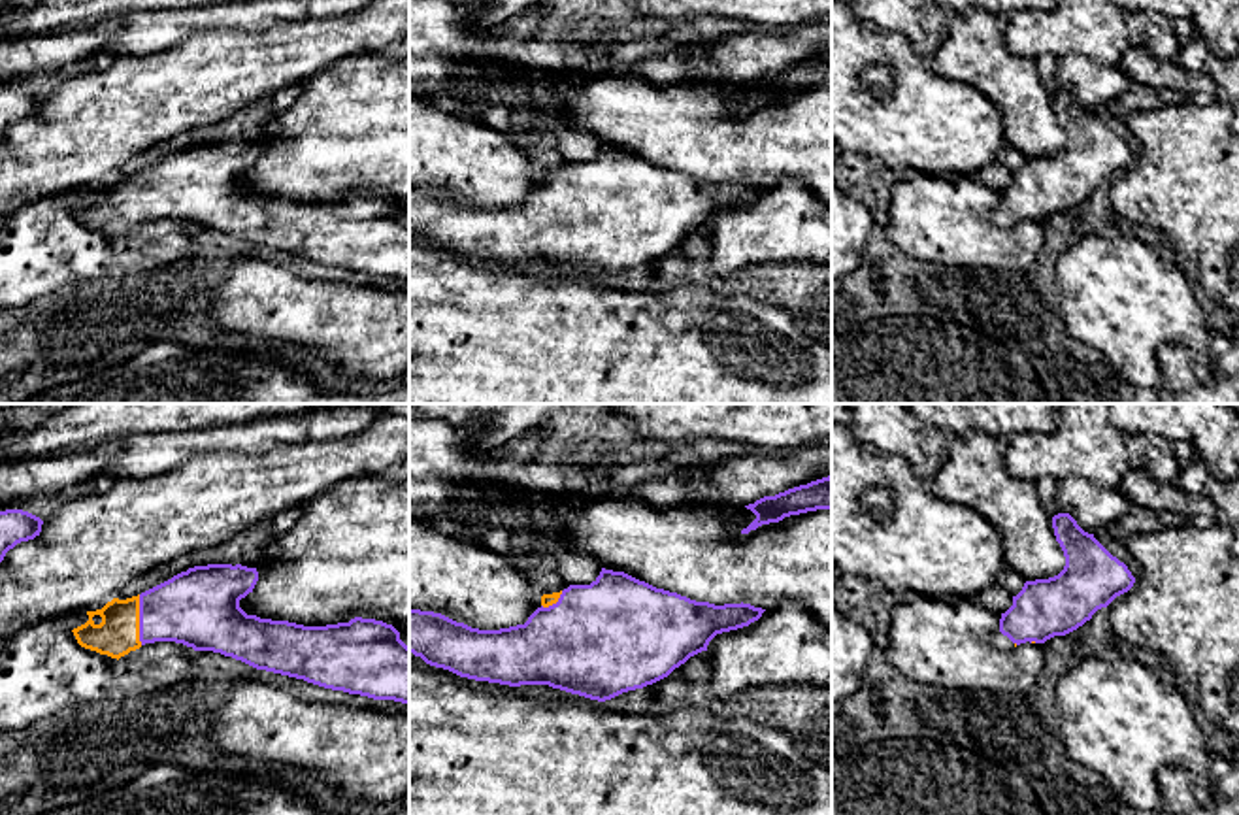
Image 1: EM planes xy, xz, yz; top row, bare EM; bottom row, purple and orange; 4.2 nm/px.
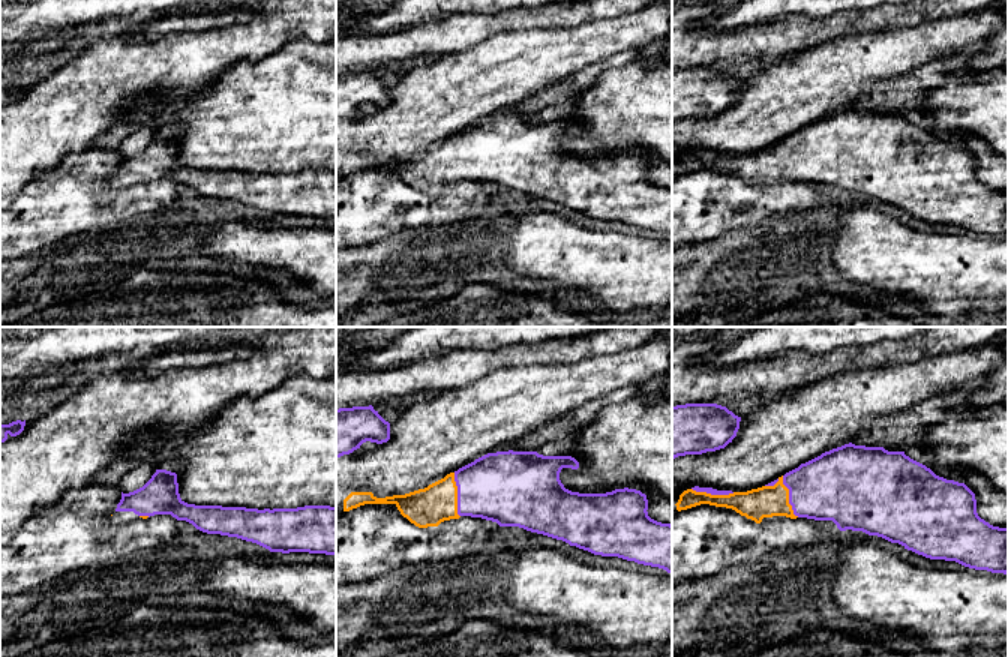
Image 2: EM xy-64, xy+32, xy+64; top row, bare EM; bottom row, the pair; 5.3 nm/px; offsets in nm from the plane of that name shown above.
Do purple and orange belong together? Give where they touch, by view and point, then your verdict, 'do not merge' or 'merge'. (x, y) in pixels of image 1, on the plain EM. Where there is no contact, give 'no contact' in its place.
contact xy (140, 197); merge

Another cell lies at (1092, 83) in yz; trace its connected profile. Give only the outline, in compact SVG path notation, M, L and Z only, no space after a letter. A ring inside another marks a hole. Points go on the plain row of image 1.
M1082 55L1060 57L1056 81L1060 91L1069 91L1088 111L1118 100L1133 83L1120 66L1099 64Z

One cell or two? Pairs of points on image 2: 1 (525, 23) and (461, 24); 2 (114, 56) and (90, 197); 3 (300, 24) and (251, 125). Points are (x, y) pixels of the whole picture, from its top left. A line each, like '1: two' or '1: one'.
1: one
2: two
3: two

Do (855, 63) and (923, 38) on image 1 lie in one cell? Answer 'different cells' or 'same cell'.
different cells

